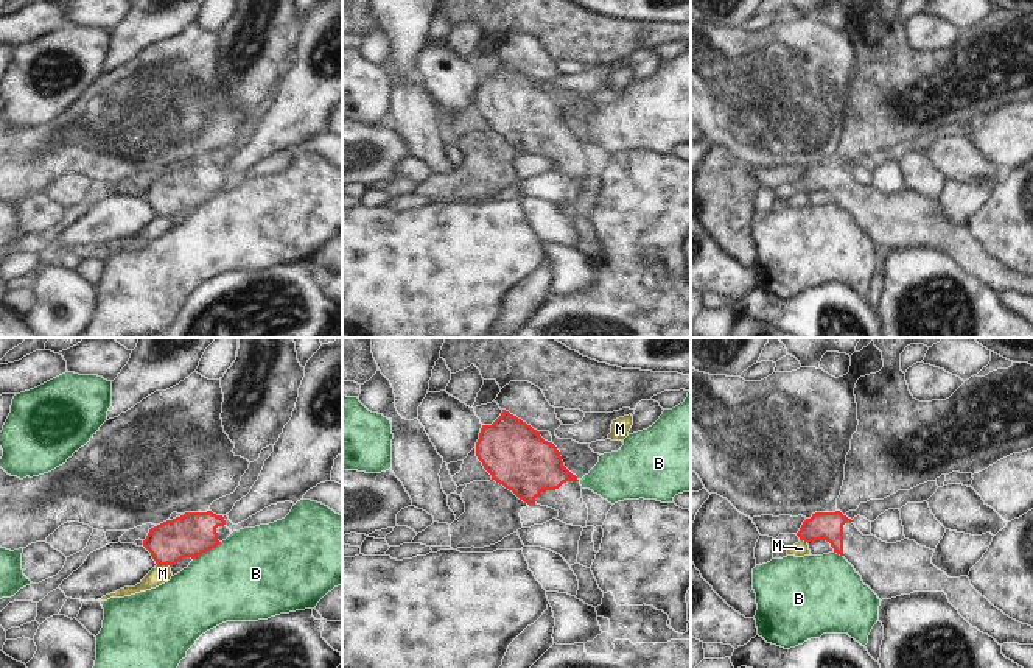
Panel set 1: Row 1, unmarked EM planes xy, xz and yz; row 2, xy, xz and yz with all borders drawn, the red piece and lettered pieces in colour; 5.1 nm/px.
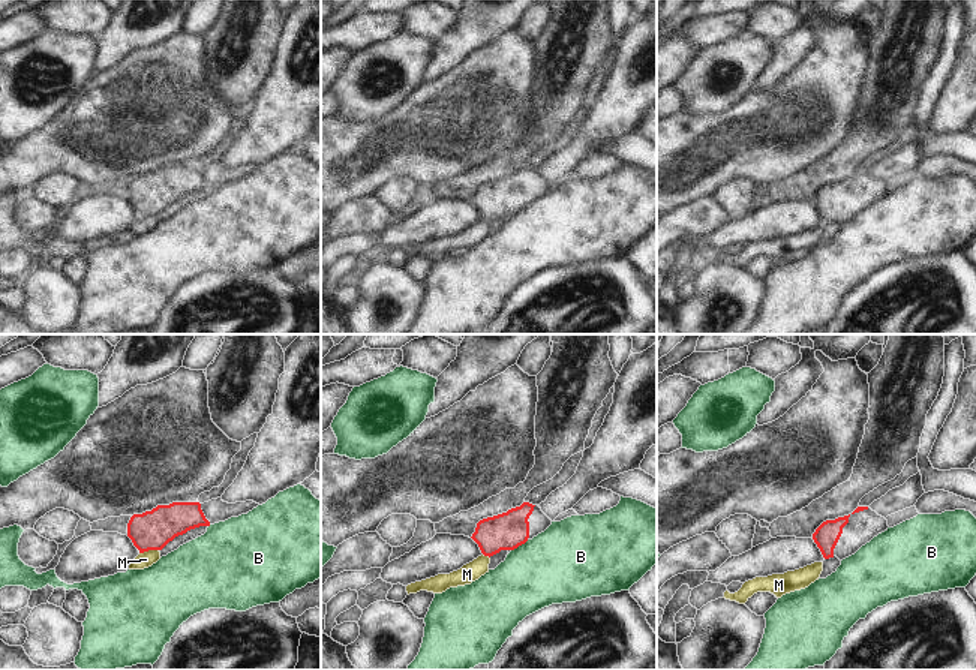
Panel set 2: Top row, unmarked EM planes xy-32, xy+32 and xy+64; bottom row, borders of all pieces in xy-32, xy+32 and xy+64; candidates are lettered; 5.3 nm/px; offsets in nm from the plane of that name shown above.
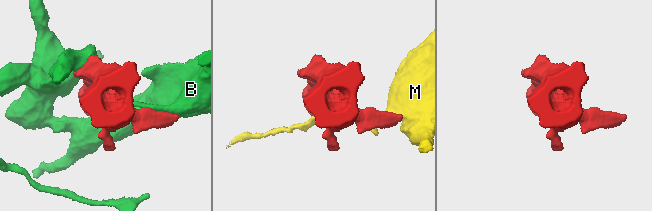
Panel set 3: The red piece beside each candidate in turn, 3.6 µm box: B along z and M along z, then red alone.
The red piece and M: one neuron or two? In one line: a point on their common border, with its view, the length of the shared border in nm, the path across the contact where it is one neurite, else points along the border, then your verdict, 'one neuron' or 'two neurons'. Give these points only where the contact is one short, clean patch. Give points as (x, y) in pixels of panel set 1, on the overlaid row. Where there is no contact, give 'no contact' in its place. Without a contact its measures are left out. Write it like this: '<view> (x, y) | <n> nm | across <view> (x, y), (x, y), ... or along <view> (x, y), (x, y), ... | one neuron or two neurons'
xy (164, 564) | 70 nm | along xy (157, 564), (170, 567) | two neurons

